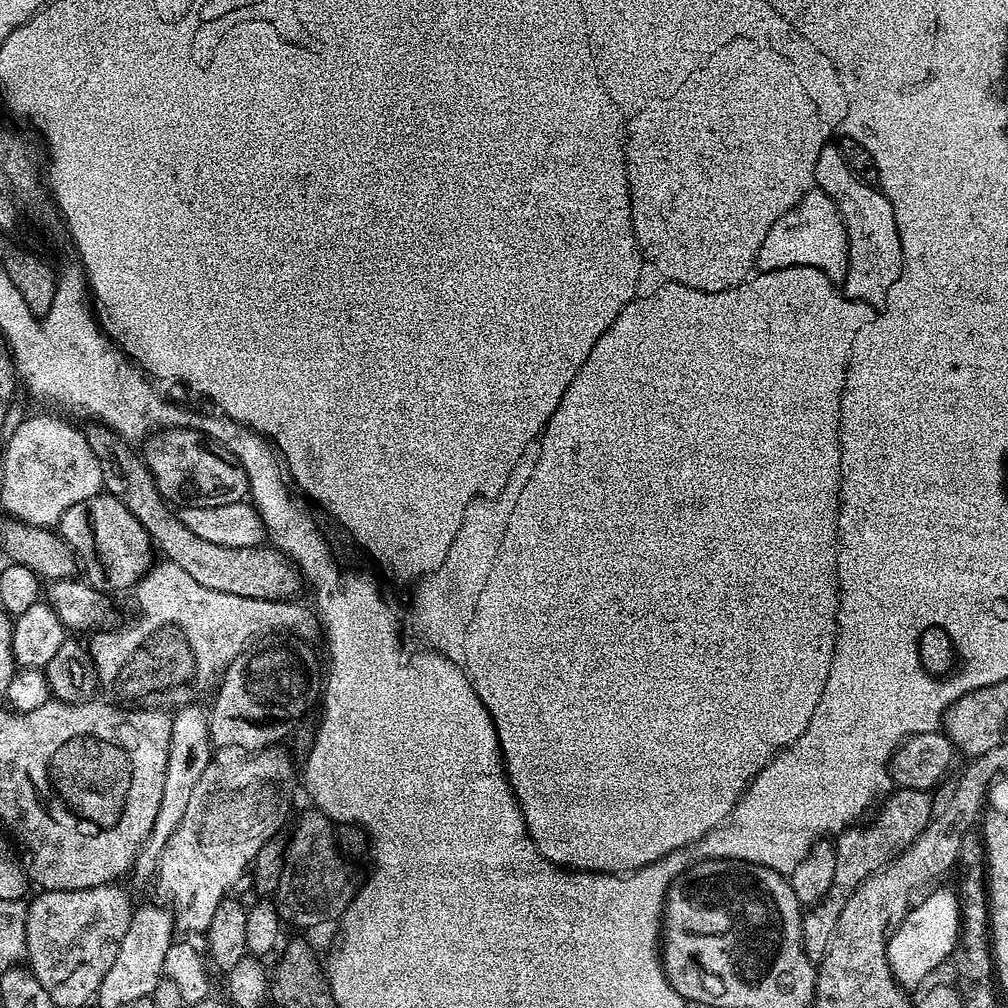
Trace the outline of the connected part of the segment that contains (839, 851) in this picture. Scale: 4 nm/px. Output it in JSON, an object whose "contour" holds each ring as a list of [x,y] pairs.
{"contour":[[[897,787],[879,805],[880,813],[872,821],[869,819],[863,826],[847,828],[845,832],[835,837],[834,882],[824,901],[815,905],[809,911],[812,913],[807,913],[802,922],[802,942],[806,958],[810,958],[812,964],[819,965],[824,955],[828,953],[832,936],[838,926],[838,918],[846,902],[852,897],[853,890],[862,886],[862,882],[866,882],[874,873],[880,872],[887,864],[892,864],[899,858],[931,823],[934,808],[930,797],[932,796],[927,791]]]}

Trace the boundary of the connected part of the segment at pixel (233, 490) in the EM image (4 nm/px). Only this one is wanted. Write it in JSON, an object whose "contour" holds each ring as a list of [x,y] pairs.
{"contour":[[[193,428],[157,431],[145,443],[145,464],[162,497],[178,506],[210,507],[243,501],[250,490],[248,475],[228,449]]]}

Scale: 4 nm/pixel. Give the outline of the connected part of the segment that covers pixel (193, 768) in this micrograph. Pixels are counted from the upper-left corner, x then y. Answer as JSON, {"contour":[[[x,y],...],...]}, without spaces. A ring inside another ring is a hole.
{"contour":[[[199,703],[186,704],[183,708],[175,709],[172,716],[170,730],[170,758],[166,758],[166,782],[162,786],[162,803],[158,806],[158,818],[154,818],[154,826],[146,838],[146,842],[136,855],[134,873],[136,880],[144,884],[148,879],[155,877],[156,867],[160,861],[162,850],[166,842],[170,842],[170,834],[178,830],[178,822],[182,822],[182,814],[190,802],[190,793],[194,786],[198,786],[198,778],[206,770],[206,766],[214,759],[214,745],[210,738],[210,722],[208,708]]]}

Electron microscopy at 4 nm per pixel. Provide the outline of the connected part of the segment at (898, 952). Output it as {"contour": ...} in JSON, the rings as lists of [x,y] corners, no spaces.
{"contour":[[[940,888],[937,892],[932,892],[924,901],[909,908],[908,916],[900,921],[899,926],[889,935],[888,938],[888,965],[892,971],[892,977],[896,983],[905,990],[913,990],[920,983],[927,981],[936,968],[945,963],[944,959],[951,957],[957,951],[960,940],[960,930],[962,927],[962,917],[960,915],[960,898],[955,891],[948,888]]]}

